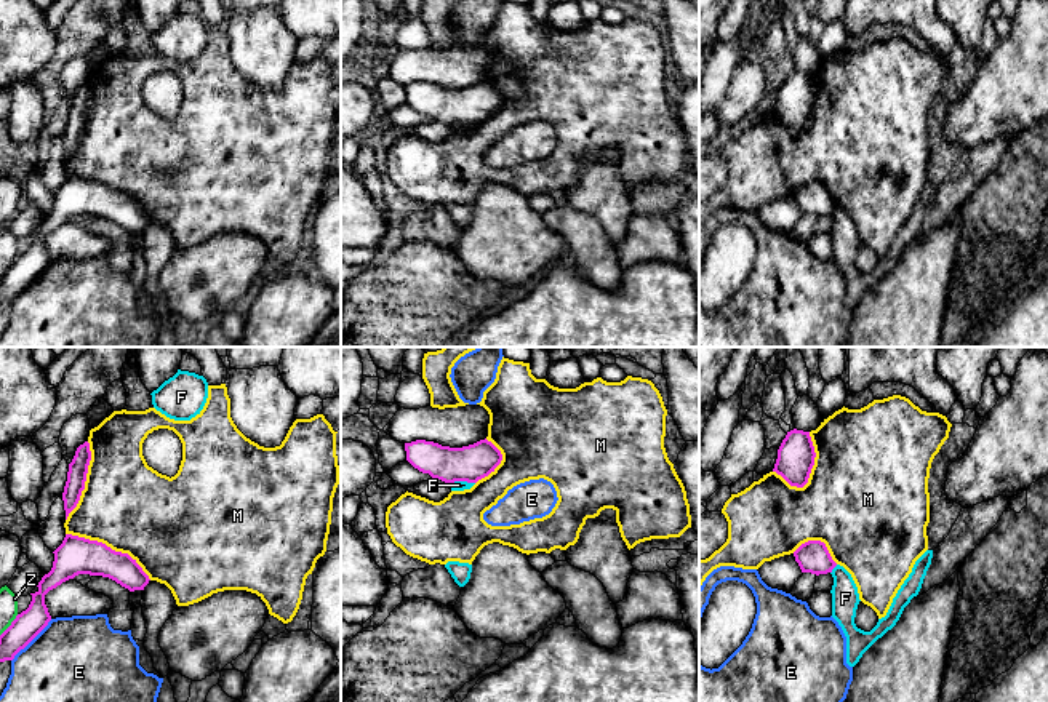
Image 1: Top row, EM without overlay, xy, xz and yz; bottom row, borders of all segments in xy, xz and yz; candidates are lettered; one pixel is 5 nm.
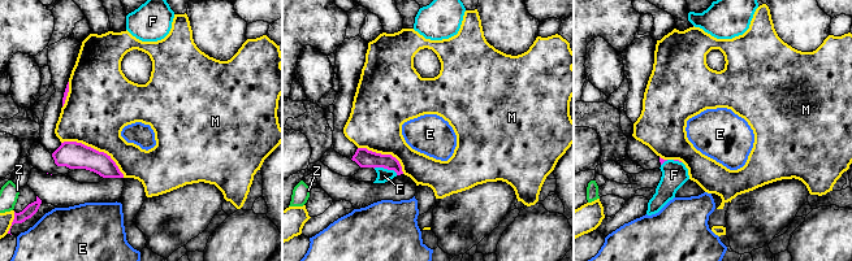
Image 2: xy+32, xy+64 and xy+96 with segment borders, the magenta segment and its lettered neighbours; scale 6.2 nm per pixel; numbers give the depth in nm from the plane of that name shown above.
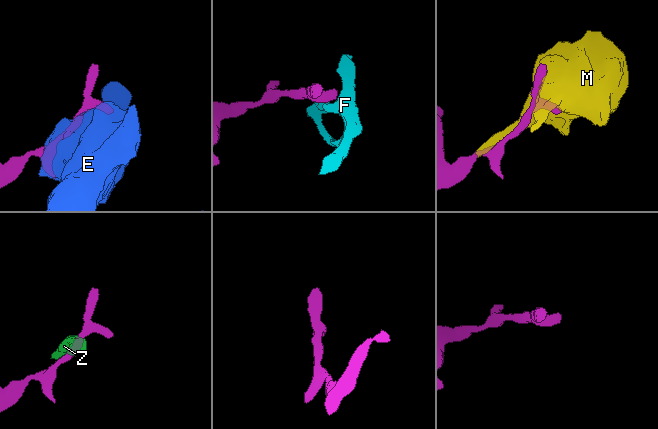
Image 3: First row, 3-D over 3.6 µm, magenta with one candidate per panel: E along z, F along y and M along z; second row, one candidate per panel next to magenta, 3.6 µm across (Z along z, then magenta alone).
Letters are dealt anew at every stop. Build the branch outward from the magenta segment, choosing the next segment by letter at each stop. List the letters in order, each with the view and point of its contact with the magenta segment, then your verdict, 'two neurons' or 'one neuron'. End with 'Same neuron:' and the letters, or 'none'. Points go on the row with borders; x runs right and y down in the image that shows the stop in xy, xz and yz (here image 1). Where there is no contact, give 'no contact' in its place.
E: xy (31, 640) | two neurons
F: xz (461, 480) | two neurons
M: xy (109, 547) | two neurons
Z: xy (10, 626) | two neurons
Same neuron: none

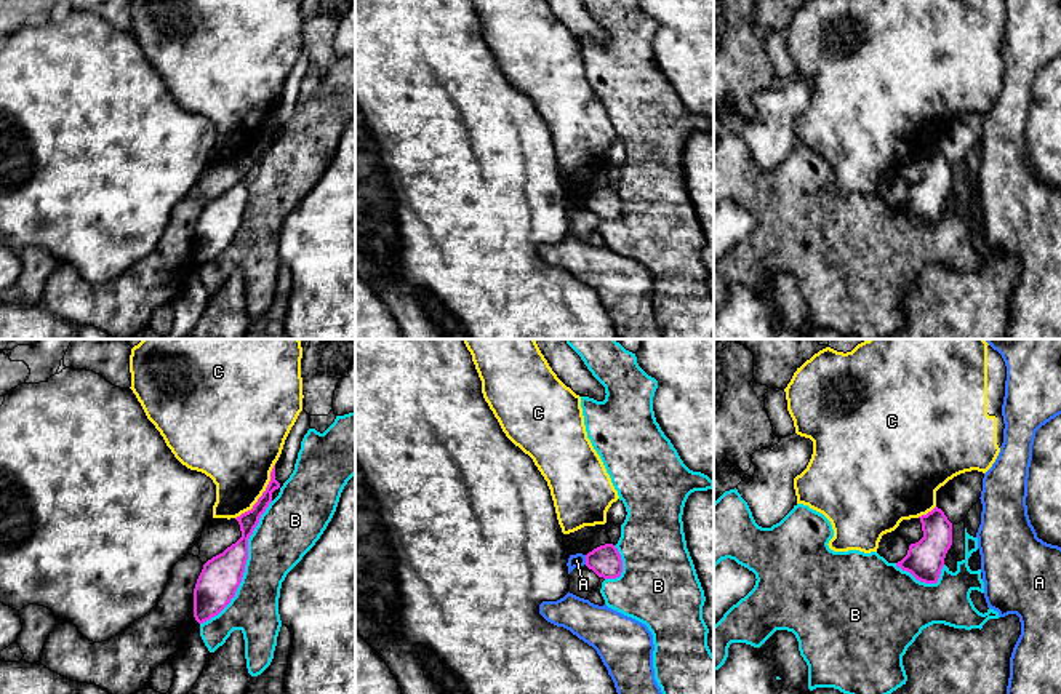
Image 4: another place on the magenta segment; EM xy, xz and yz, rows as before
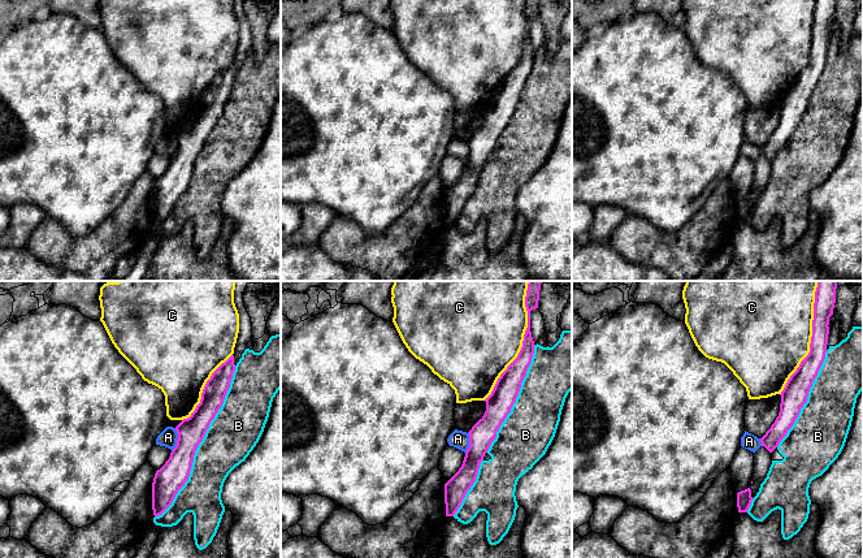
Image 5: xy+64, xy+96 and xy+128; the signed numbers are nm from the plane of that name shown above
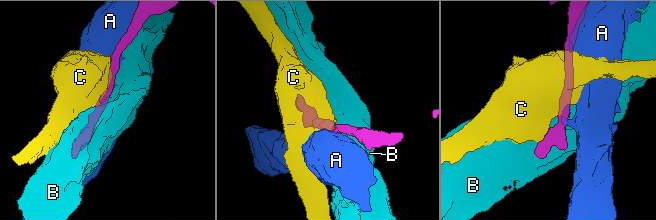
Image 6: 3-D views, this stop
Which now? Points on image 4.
A: xz (586, 560) | two neurons
B: xy (244, 566) | two neurons
C: xy (263, 493) | two neurons
Same neuron: none

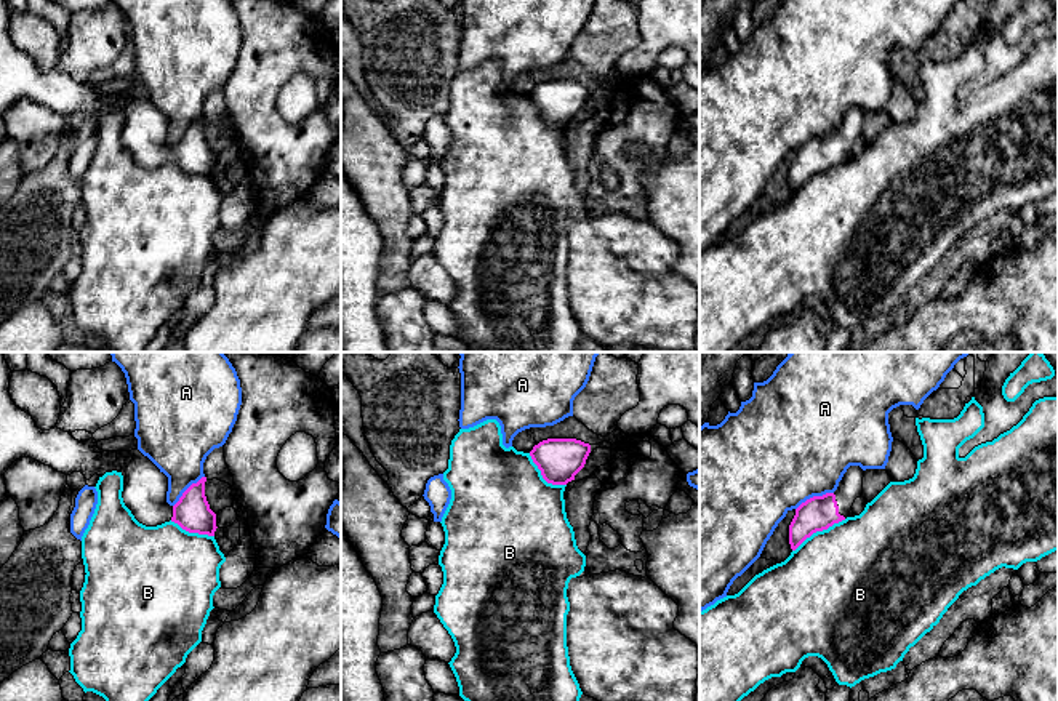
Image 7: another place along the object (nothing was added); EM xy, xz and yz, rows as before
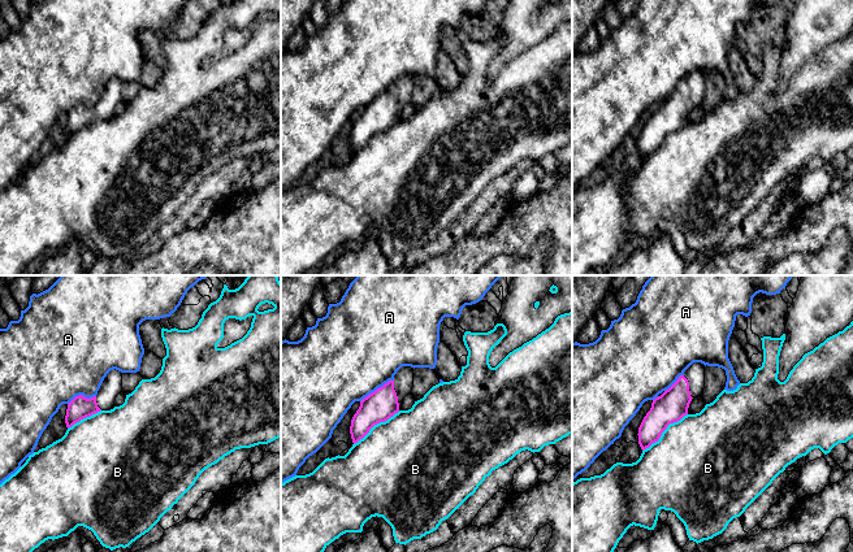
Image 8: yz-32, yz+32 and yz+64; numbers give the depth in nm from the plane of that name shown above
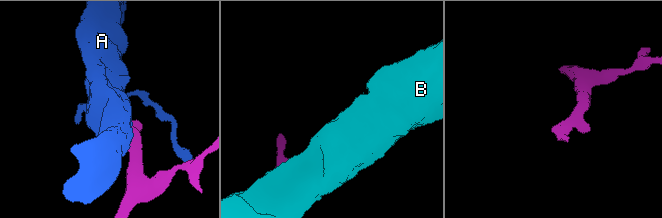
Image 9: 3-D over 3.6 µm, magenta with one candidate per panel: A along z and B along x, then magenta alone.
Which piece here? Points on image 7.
A: yz (813, 496) | two neurons
B: yz (818, 530) | two neurons
Same neuron: none

